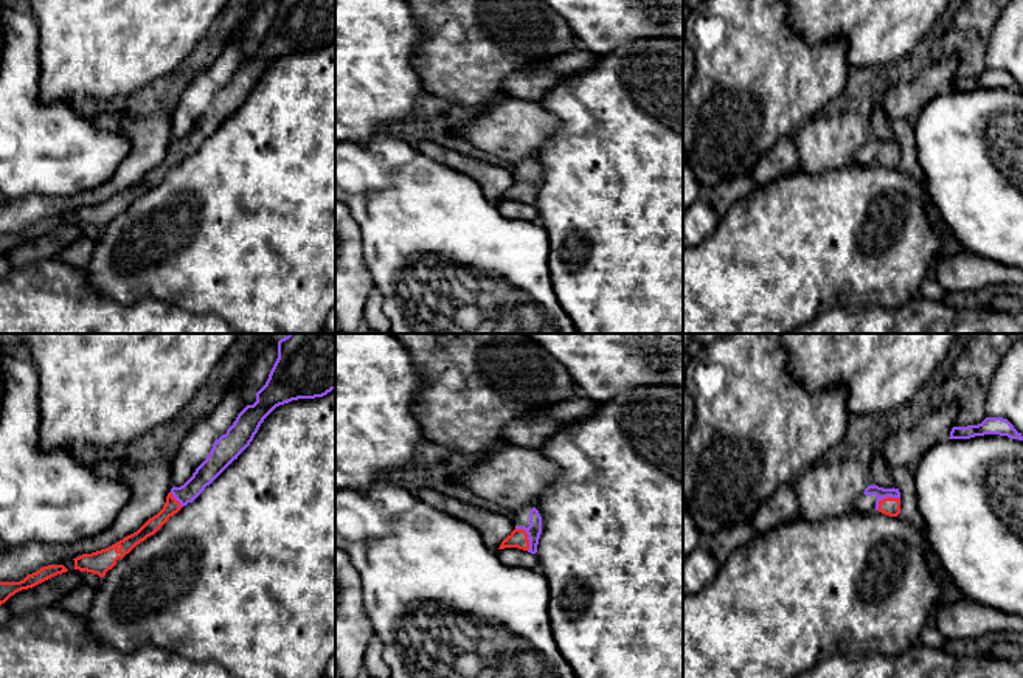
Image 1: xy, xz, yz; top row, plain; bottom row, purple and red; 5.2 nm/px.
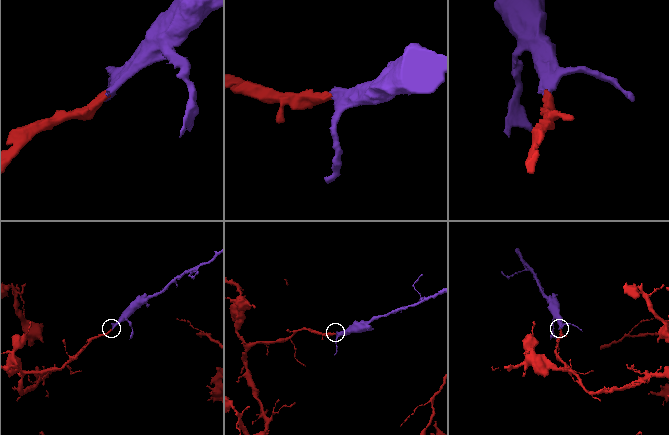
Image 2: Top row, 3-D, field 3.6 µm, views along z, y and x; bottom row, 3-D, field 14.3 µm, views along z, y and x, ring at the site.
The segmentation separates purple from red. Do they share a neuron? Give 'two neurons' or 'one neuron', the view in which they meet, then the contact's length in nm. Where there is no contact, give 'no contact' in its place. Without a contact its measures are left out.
one neuron | xz | 140 nm

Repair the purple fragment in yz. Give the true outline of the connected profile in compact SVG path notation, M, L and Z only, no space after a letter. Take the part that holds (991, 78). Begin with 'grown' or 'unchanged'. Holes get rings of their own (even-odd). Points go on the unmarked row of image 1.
unchanged | M986 70L978 78L953 79L948 92L970 92L984 87L1000 87L1023 93L1021 85L1018 85L1014 78L1003 70Z

